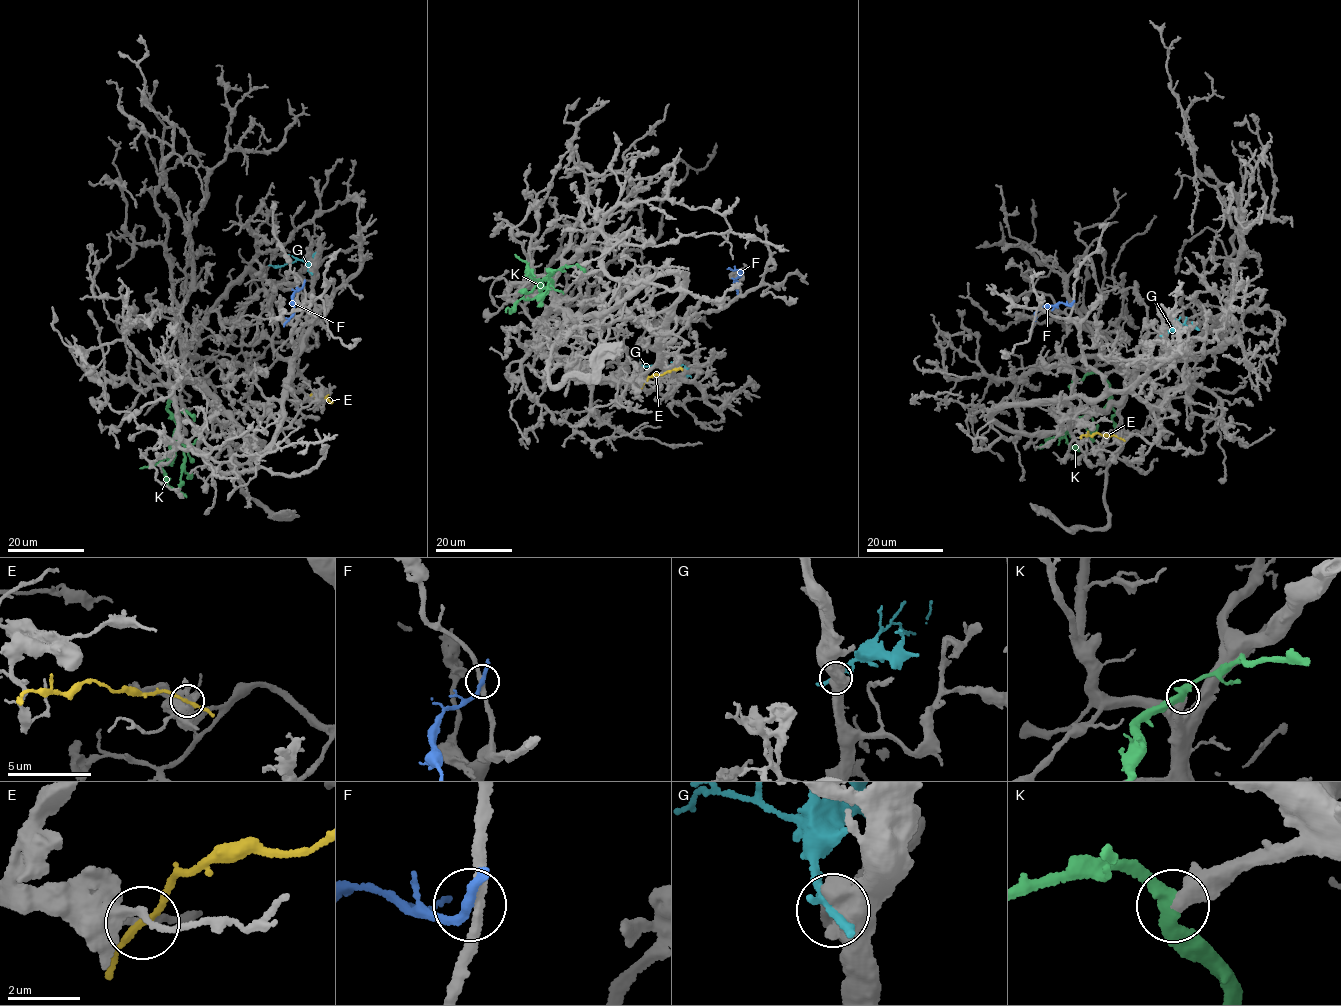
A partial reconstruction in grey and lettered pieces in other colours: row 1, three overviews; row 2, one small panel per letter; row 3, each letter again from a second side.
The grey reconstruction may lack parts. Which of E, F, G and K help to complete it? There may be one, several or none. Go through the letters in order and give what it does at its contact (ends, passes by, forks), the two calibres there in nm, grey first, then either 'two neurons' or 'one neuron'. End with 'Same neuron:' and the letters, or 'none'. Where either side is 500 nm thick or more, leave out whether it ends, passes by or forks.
E: it passes by; calibres 180 and 170 nm; two neurons
F: it passes by; calibres 260 and 220 nm; two neurons
G: calibres 850 and 200 nm; two neurons
K: it passes by; calibres 440 and 440 nm; one neuron
Same neuron: K

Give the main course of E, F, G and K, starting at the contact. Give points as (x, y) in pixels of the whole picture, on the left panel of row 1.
E: (311, 394), (313, 397), (320, 395), (331, 403)
F: (304, 285), (293, 292), (293, 316), (283, 326)
G: (310, 272), (307, 264), (299, 259), (276, 267), (268, 265)
K: (170, 401), (168, 412), (184, 445), (179, 488), (186, 497)

